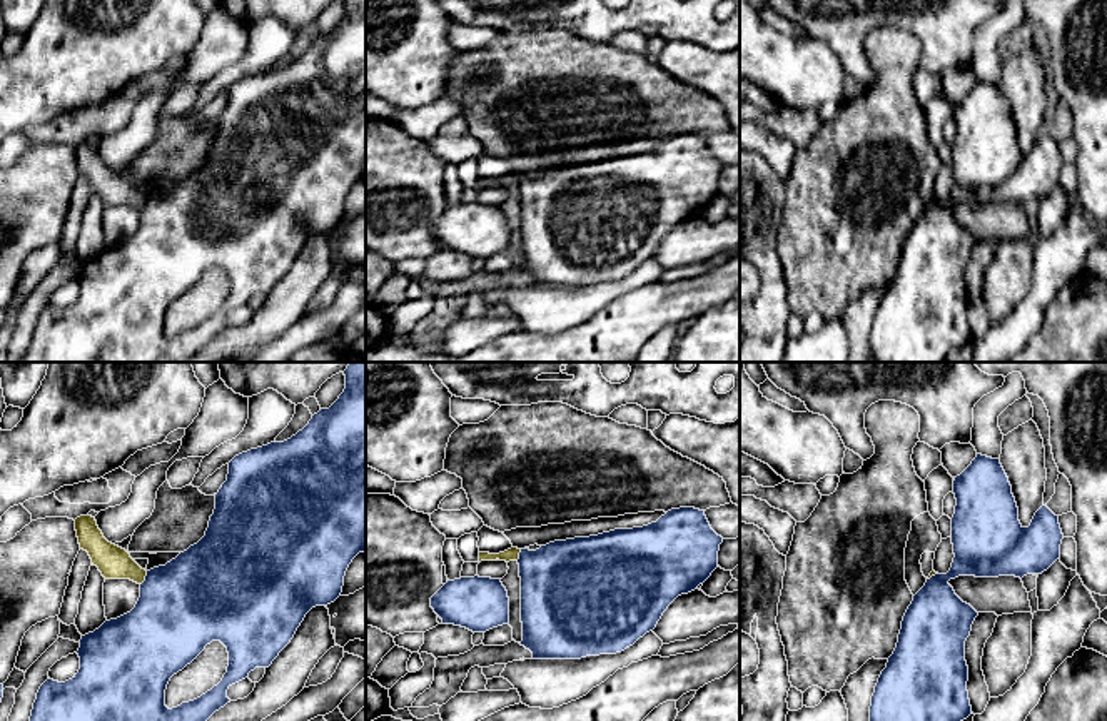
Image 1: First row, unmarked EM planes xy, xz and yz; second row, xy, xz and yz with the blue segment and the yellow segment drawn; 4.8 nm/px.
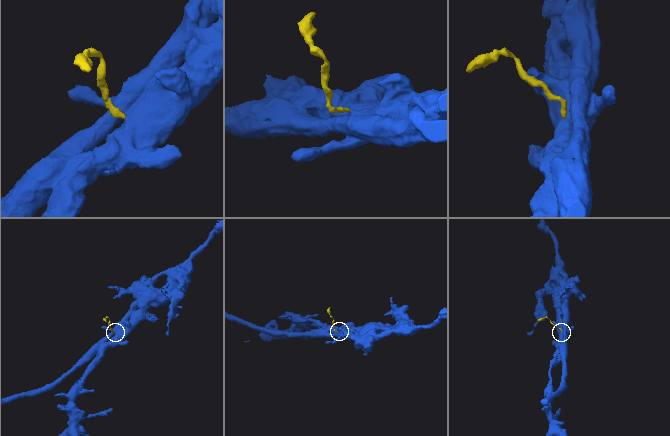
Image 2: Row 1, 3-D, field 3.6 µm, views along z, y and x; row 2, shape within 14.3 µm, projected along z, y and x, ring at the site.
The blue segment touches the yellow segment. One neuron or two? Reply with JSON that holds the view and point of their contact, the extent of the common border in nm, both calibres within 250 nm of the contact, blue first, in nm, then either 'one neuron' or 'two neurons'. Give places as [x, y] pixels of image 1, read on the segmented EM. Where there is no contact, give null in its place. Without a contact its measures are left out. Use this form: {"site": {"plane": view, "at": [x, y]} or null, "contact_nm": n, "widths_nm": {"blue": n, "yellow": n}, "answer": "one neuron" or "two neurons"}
{"site": {"plane": "xy", "at": [146, 578]}, "contact_nm": 80, "widths_nm": {"blue": 440, "yellow": 160}, "answer": "two neurons"}

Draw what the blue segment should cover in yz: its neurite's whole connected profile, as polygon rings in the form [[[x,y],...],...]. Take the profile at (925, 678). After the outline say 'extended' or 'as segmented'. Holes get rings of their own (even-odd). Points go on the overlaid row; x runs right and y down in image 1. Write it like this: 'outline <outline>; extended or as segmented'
outline [[[982,454],[955,477],[957,499],[952,517],[953,562],[947,574],[935,574],[913,596],[898,643],[872,696],[870,721],[963,721],[972,714],[967,691],[965,641],[978,613],[948,584],[958,576],[998,577],[1042,574],[1060,557],[1064,539],[1059,516],[1042,506],[1029,527],[1019,521],[1012,486],[1000,464]]]; as segmented

